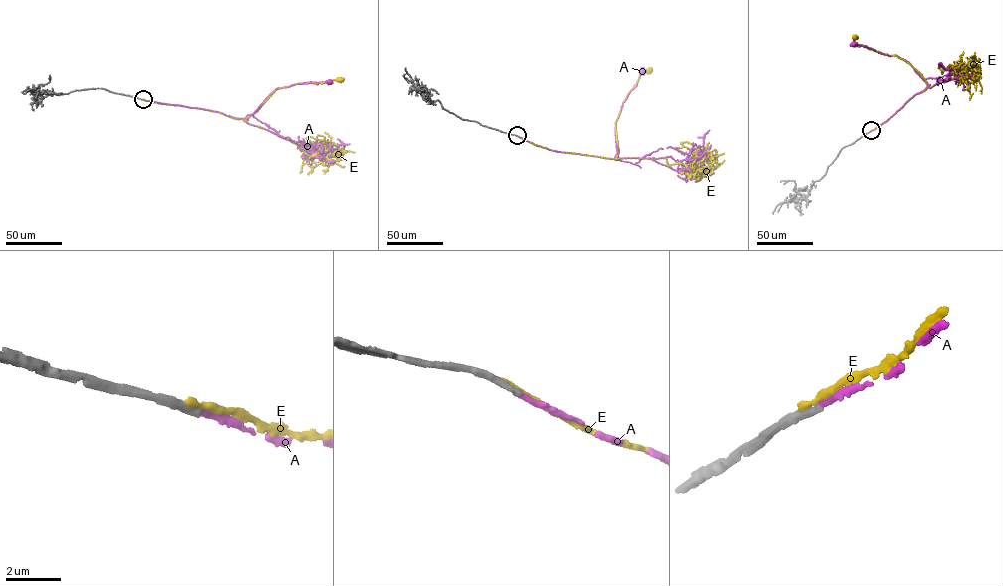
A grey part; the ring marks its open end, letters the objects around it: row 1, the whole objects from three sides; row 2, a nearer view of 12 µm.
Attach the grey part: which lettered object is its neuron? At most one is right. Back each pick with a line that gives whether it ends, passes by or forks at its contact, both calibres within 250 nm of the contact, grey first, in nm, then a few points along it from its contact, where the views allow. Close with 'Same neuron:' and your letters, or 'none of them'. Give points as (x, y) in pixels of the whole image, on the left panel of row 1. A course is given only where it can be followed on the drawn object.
A: it ends | 240/240 nm | via (143, 99), (243, 119), (277, 88), (329, 81)
Same neuron: A

